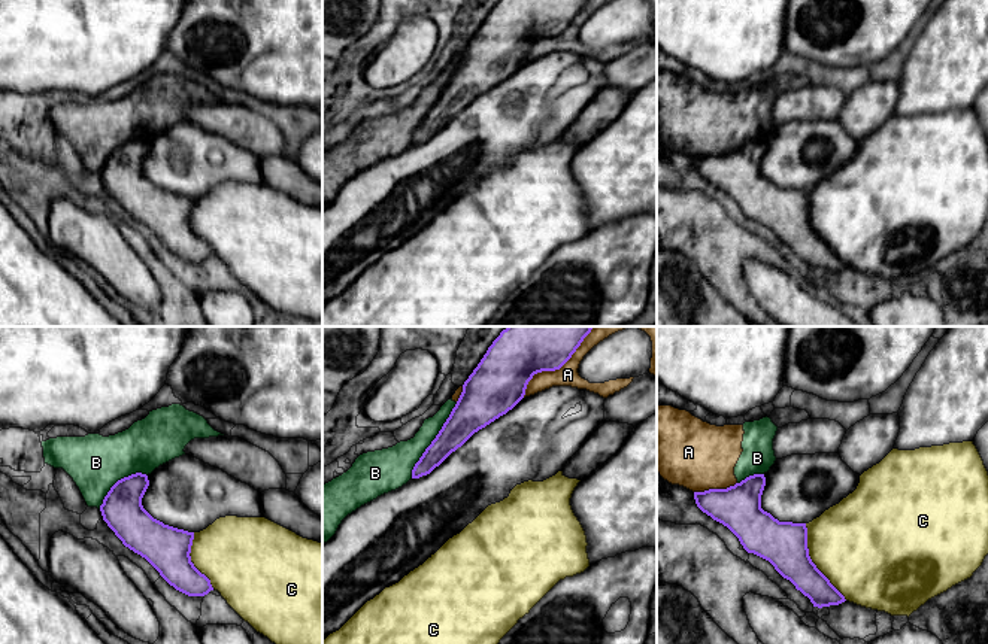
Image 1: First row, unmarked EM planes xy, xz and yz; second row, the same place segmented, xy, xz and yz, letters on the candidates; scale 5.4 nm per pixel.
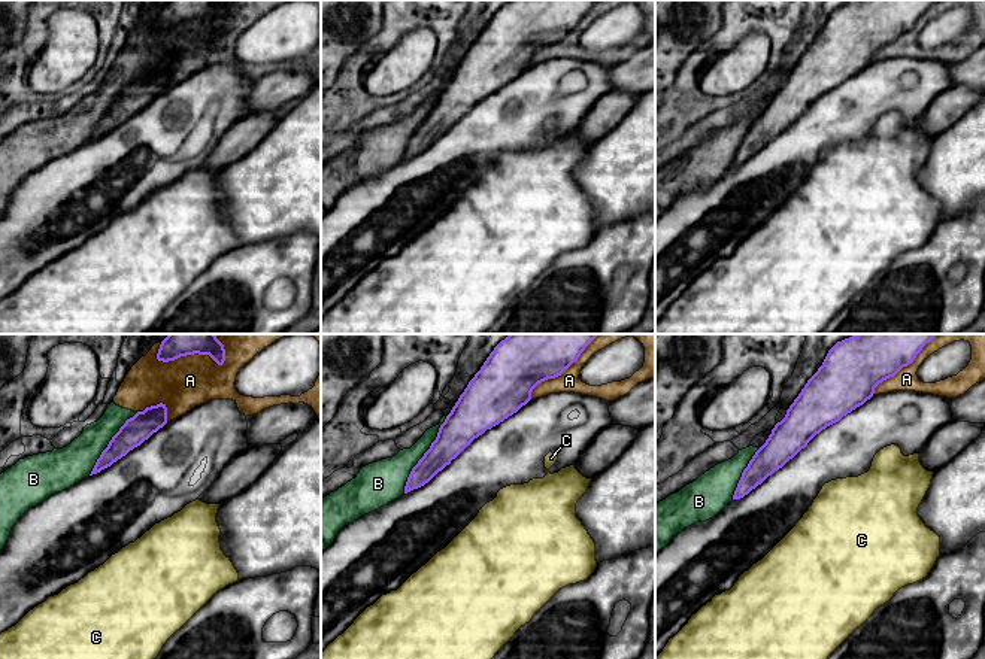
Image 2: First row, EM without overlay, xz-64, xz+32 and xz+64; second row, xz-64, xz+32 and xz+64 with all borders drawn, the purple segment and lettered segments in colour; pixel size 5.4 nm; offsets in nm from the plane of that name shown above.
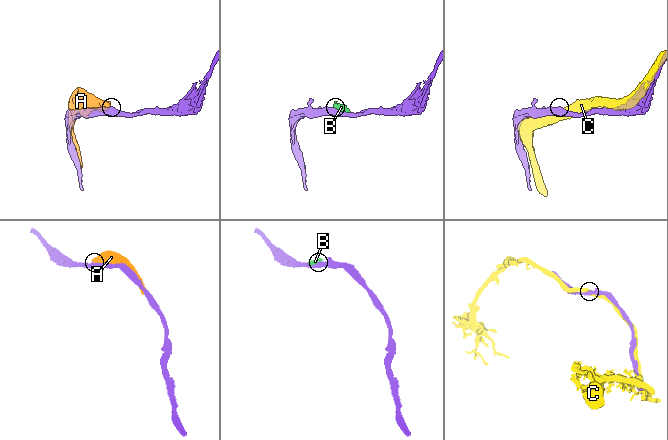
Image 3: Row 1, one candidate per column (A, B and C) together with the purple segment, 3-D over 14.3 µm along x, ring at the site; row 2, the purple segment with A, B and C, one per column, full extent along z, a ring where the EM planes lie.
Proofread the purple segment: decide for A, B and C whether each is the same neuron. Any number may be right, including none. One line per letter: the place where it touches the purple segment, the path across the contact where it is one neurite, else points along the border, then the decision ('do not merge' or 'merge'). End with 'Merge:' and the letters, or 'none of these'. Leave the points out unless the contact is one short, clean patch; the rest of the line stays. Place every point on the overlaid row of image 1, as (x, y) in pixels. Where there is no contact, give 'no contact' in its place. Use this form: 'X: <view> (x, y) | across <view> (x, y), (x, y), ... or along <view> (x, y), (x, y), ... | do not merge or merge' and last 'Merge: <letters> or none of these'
A: xz (555, 368) | do not merge
B: xz (433, 440) | do not merge
C: yz (812, 562) | do not merge
Merge: none of these

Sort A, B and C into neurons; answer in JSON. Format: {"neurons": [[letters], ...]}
{"neurons": [["A", "B"], ["C"]]}

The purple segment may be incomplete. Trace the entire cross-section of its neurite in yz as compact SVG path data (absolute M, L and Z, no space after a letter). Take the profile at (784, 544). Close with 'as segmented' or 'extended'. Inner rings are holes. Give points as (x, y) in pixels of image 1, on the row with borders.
M754 474L727 489L694 492L694 499L703 513L727 526L748 553L769 561L813 607L845 602L809 556L806 523L779 522L761 508L764 486L764 474Z | as segmented

